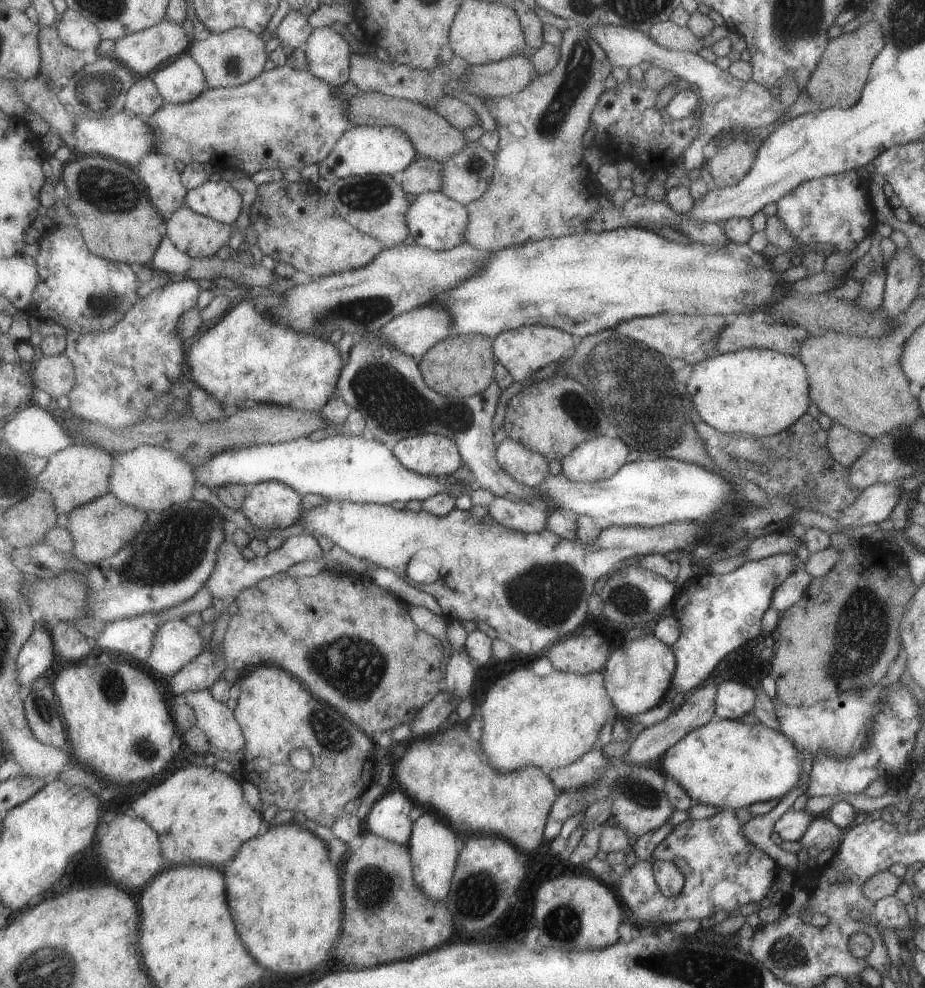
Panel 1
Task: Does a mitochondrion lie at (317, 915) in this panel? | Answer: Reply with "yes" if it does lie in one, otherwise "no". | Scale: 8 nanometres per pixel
no

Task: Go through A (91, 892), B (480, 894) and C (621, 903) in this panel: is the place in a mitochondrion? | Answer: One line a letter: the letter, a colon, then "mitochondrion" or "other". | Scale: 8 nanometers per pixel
A: other
B: other
C: other

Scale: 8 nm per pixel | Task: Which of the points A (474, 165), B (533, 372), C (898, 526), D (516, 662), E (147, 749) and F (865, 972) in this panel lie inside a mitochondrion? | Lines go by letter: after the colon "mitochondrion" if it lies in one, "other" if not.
A: mitochondrion
B: other
C: other
D: other
E: mitochondrion
F: other

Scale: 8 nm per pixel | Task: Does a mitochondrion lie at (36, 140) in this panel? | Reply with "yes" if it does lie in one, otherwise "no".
no

